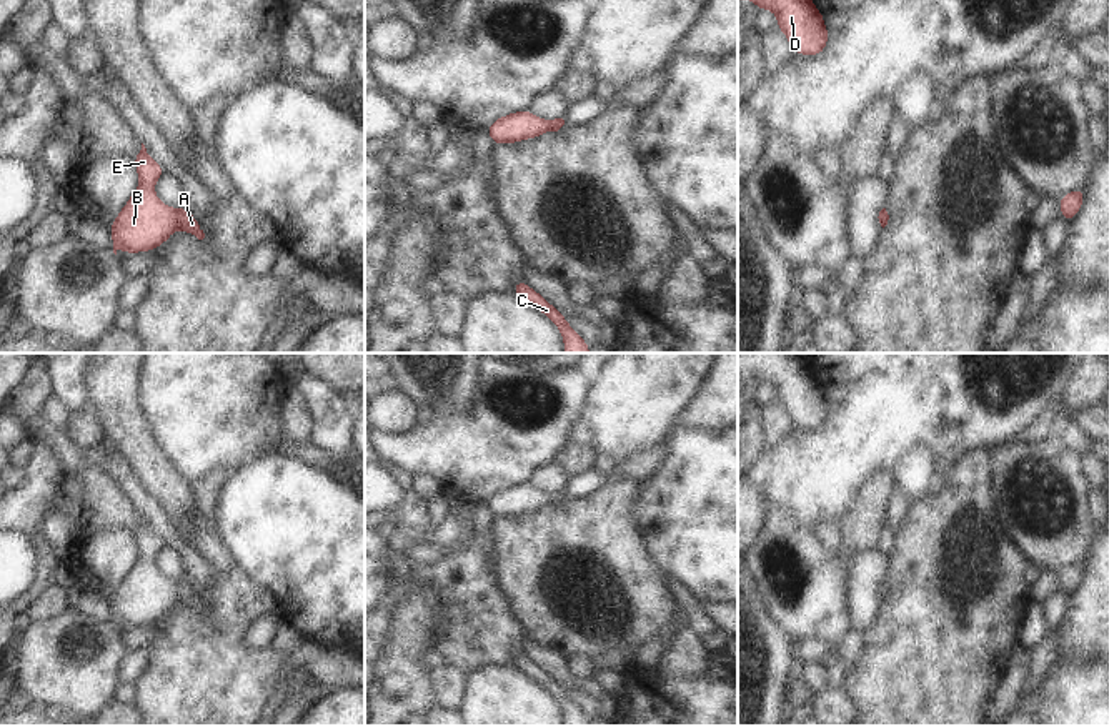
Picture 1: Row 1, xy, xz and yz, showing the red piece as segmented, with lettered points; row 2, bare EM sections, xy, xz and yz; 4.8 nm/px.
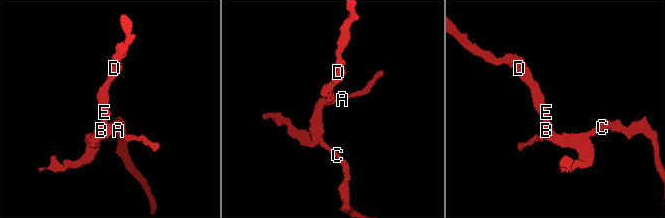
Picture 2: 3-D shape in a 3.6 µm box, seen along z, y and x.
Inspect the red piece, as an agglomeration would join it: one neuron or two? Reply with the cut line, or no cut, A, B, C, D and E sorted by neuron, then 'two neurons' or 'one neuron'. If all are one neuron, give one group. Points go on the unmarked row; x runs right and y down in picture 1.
no cut; A B C D E; one neuron

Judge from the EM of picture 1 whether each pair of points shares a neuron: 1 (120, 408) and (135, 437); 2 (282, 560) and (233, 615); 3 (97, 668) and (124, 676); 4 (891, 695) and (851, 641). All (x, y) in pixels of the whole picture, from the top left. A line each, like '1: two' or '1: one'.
1: one
2: two
3: two
4: two

